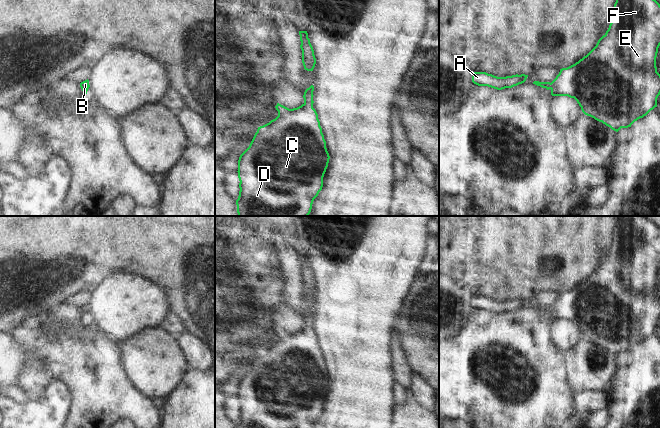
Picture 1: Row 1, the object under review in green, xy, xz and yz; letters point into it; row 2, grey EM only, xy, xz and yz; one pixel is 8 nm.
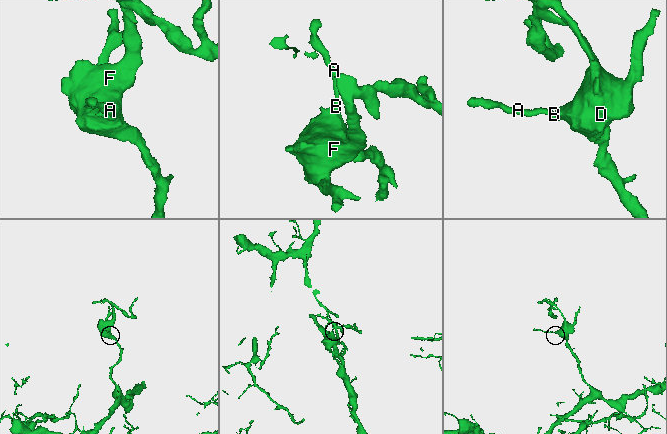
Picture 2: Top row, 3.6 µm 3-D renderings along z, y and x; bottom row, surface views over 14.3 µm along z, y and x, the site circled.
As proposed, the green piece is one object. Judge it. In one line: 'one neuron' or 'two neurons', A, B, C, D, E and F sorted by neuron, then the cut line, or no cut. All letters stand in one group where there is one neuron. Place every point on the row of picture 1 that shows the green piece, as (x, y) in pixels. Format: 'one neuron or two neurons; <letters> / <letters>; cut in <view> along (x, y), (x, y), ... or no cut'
one neuron; A B C D E F; no cut

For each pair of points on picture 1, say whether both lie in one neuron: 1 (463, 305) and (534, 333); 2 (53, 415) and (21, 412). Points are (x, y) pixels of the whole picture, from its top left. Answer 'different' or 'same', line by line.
1: different
2: same

